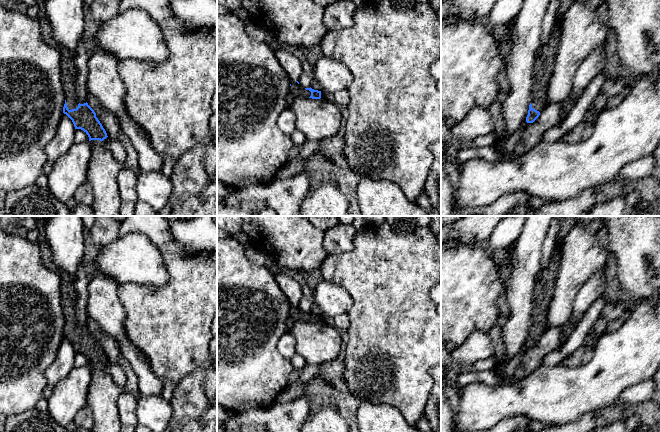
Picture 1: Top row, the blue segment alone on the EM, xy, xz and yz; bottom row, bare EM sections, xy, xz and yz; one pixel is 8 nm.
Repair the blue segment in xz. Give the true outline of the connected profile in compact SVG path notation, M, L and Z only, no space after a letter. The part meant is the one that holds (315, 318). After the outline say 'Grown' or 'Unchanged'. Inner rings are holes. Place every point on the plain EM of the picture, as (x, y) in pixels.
M291 305L289 310L289 317L291 323L296 322L312 322L312 323L320 323L321 315L314 314L310 312L303 312L299 309L298 305Z. Grown

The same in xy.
M59 271L61 276L62 306L65 313L65 328L63 337L73 346L75 353L83 354L91 364L103 365L107 357L96 341L94 334L88 327L80 328L77 325L76 301L78 293L72 278L64 271Z. Grown

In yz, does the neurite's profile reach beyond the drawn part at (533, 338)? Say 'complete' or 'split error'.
split error

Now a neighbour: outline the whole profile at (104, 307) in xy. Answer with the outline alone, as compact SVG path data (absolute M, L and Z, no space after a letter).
M95 272L88 284L89 298L86 309L88 317L98 324L100 331L113 337L120 346L118 337L125 333L126 311L117 296L117 288L118 284L112 278Z

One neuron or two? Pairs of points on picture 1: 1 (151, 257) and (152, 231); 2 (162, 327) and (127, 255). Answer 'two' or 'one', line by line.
1: two
2: two

